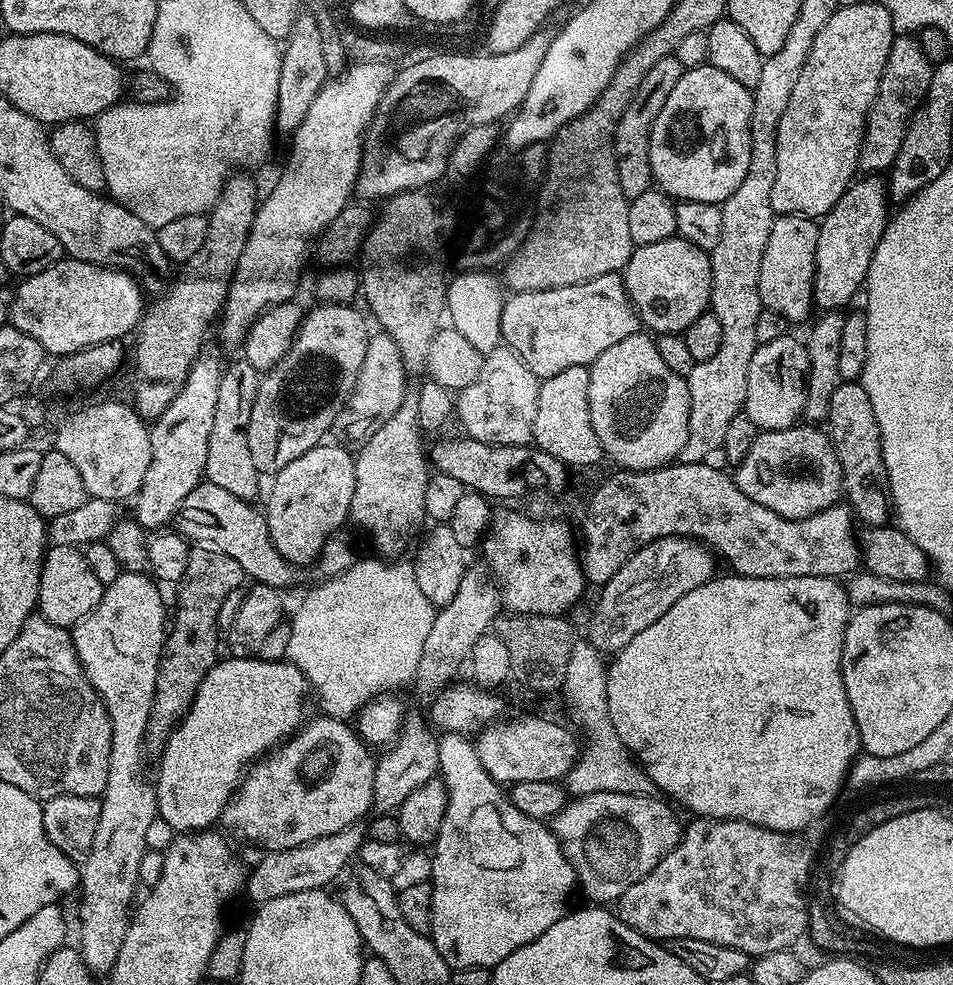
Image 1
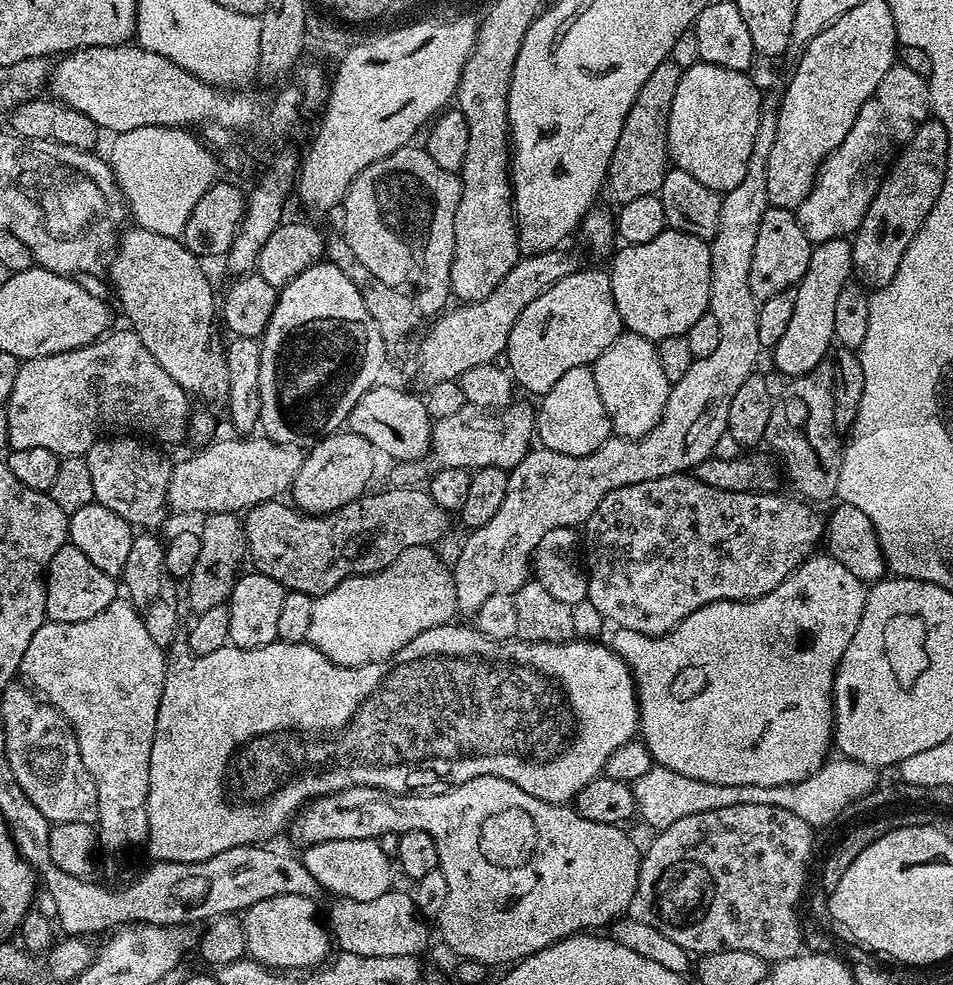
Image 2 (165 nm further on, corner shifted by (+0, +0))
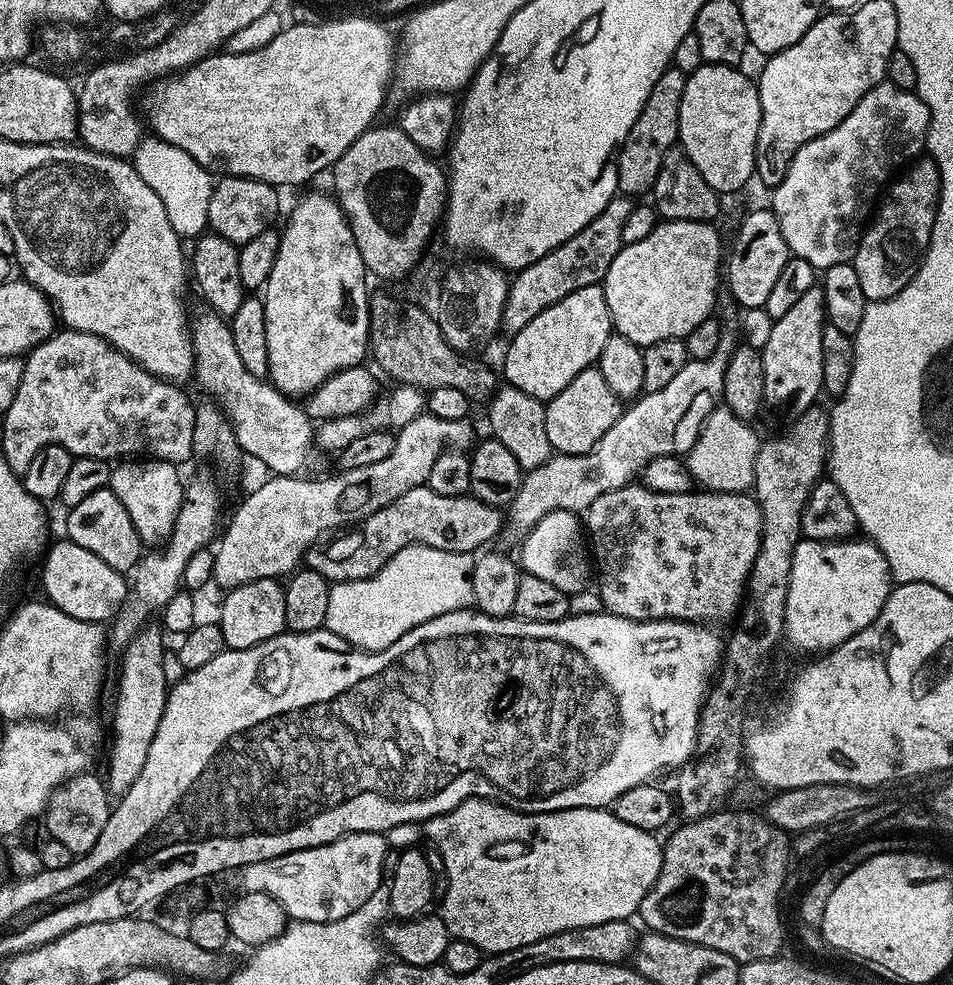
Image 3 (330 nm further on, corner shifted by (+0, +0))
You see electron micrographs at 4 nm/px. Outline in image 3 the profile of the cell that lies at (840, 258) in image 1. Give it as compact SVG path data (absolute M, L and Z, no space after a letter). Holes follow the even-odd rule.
M817 286L806 290L801 300L782 318L773 320L770 338L761 351L764 375L764 408L776 416L795 418L813 407L822 396L822 330L824 315L824 289Z

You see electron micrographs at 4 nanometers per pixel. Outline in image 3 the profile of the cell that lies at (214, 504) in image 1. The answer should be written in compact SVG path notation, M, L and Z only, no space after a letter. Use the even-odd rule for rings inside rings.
M427 486L406 490L402 498L390 502L382 510L370 514L355 526L341 531L325 548L313 546L306 553L307 567L322 574L332 584L341 584L351 580L370 578L398 550L415 544L434 546L434 550L451 552L471 552L483 549L502 528L502 512L497 505L477 500L471 494L462 496L443 496L434 494Z

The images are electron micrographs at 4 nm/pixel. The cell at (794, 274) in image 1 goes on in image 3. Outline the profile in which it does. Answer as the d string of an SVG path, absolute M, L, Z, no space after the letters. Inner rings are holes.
M767 207L756 208L740 224L736 237L732 240L732 249L727 249L726 263L722 276L726 281L726 292L733 296L741 309L763 308L766 298L770 298L770 289L776 285L782 275L782 266L790 258L786 238L778 230L778 218Z

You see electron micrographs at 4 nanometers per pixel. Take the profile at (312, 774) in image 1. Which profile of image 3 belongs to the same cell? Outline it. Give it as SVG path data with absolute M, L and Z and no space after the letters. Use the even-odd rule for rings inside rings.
M477 798L462 802L454 810L450 810L441 816L435 816L420 824L403 824L394 826L386 834L386 839L393 849L403 850L419 845L420 830L428 835L431 847L442 854L442 862L448 879L448 889L442 894L444 900L438 909L438 915L444 920L446 930L451 939L462 942L474 942L474 946L480 948L481 953L495 954L506 950L518 950L522 946L530 946L530 942L538 942L538 938L550 938L550 934L562 934L562 930L578 930L582 926L598 926L598 922L614 922L635 917L640 911L642 898L654 886L658 874L662 870L662 858L664 849L661 841L653 833L646 830L638 830L638 826L630 826L622 822L608 808L567 808L557 812L515 812L513 808L506 808L497 804L495 800Z

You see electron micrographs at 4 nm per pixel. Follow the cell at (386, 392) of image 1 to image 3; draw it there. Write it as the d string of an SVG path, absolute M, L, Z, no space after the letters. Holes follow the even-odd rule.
M618 194L606 206L606 210L602 210L602 214L598 214L598 218L590 222L590 226L578 230L574 238L550 250L550 254L538 258L538 262L530 262L530 266L519 269L511 277L508 286L502 321L503 331L515 334L518 330L522 330L522 326L526 326L526 322L538 318L538 314L542 314L546 306L554 306L554 302L562 302L566 294L574 294L574 290L582 290L582 286L600 284L606 270L610 270L610 262L614 262L620 249L624 247L622 226L626 223L633 206L633 201L629 197Z

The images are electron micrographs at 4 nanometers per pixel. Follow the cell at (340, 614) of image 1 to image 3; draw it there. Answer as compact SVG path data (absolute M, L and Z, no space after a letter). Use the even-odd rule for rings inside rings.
M425 544L398 550L370 578L331 585L324 627L361 652L386 650L402 634L414 630L414 626L422 626L422 622L430 622L430 618L473 607L473 559L471 552L434 550L434 546Z

